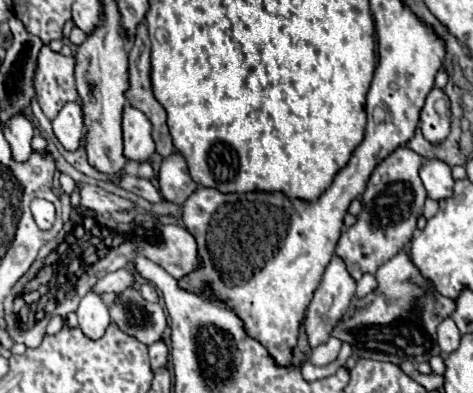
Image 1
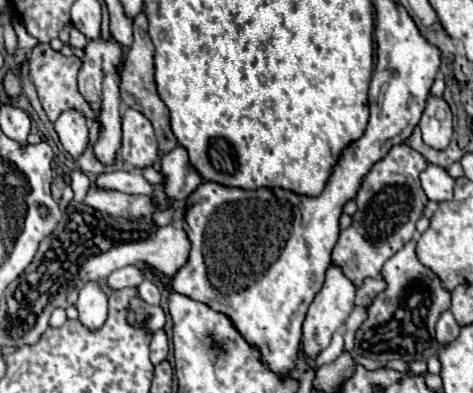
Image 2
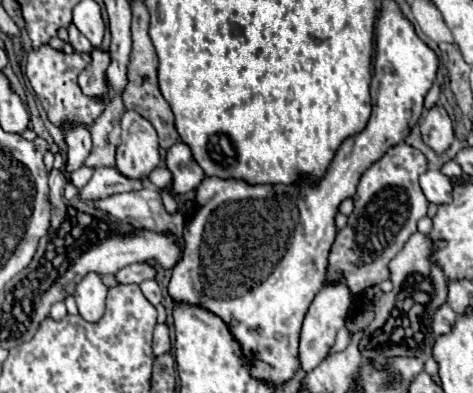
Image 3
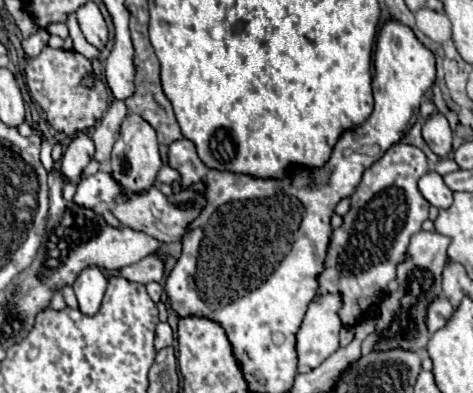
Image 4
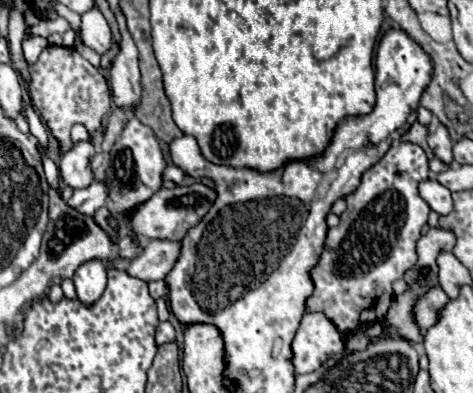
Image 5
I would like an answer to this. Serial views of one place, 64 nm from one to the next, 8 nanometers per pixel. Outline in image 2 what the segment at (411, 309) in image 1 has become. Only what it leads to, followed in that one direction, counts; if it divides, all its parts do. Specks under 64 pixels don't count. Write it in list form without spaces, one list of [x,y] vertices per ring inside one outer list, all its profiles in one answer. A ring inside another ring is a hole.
[[[410,240],[400,252],[396,252],[384,266],[382,266],[382,278],[386,282],[386,290],[380,292],[374,302],[366,308],[368,318],[360,324],[356,330],[356,348],[360,356],[366,356],[370,360],[378,362],[390,362],[390,360],[428,360],[430,356],[436,356],[440,352],[440,344],[436,344],[436,332],[434,326],[442,312],[450,310],[450,292],[444,292],[440,280],[428,272],[418,260],[416,260],[416,242]],[[420,294],[420,302],[416,308],[408,308],[410,300]]]

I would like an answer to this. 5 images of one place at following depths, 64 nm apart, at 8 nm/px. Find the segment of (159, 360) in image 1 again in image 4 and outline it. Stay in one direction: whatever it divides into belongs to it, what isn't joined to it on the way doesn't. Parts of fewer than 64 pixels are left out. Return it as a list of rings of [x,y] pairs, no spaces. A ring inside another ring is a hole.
[[[160,322],[158,326],[156,326],[156,340],[154,340],[154,348],[156,348],[156,352],[158,350],[162,350],[162,348],[166,348],[166,346],[172,346],[172,328],[168,326],[168,322]]]

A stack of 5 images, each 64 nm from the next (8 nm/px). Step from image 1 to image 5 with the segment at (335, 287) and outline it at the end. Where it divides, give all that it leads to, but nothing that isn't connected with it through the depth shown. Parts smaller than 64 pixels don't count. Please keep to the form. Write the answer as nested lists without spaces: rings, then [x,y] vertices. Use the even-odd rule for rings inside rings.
[[[306,312],[292,342],[296,374],[314,372],[342,350],[344,340],[336,324],[324,312]]]

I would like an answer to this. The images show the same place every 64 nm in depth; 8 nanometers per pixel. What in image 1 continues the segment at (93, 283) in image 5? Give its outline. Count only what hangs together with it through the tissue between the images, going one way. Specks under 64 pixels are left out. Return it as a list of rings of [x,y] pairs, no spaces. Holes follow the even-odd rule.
[[[88,292],[82,298],[76,314],[78,314],[78,326],[86,338],[100,340],[104,336],[104,332],[110,324],[110,316],[108,316],[108,308],[100,300],[100,296],[96,296],[94,292]]]

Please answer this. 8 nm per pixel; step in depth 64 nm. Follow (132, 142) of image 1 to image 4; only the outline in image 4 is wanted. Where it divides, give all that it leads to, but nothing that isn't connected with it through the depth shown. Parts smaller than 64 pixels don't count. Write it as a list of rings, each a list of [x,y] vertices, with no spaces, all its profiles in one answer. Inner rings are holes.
[[[128,114],[122,122],[120,138],[112,150],[112,160],[110,160],[112,176],[116,176],[116,180],[120,180],[120,186],[124,188],[124,192],[128,192],[128,190],[142,192],[144,188],[150,188],[154,184],[154,178],[156,178],[160,166],[162,166],[162,160],[160,160],[154,128],[142,116]]]

